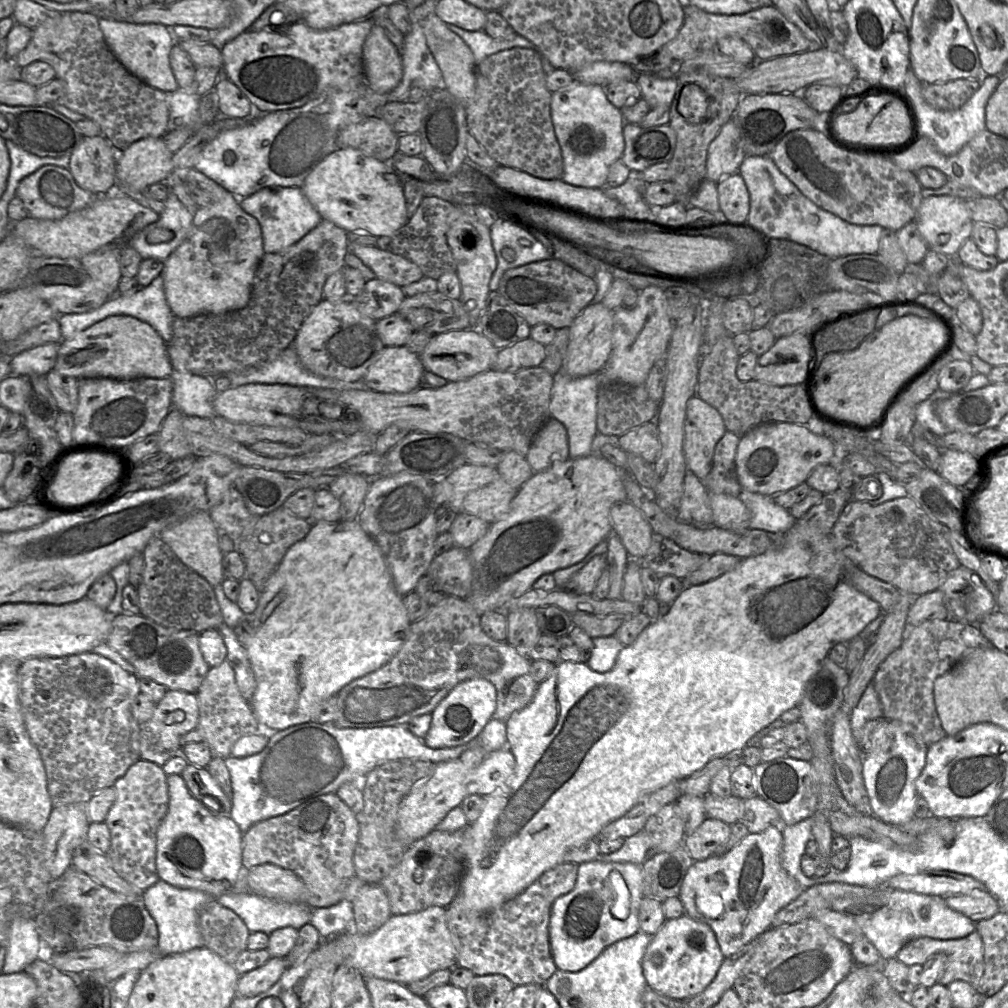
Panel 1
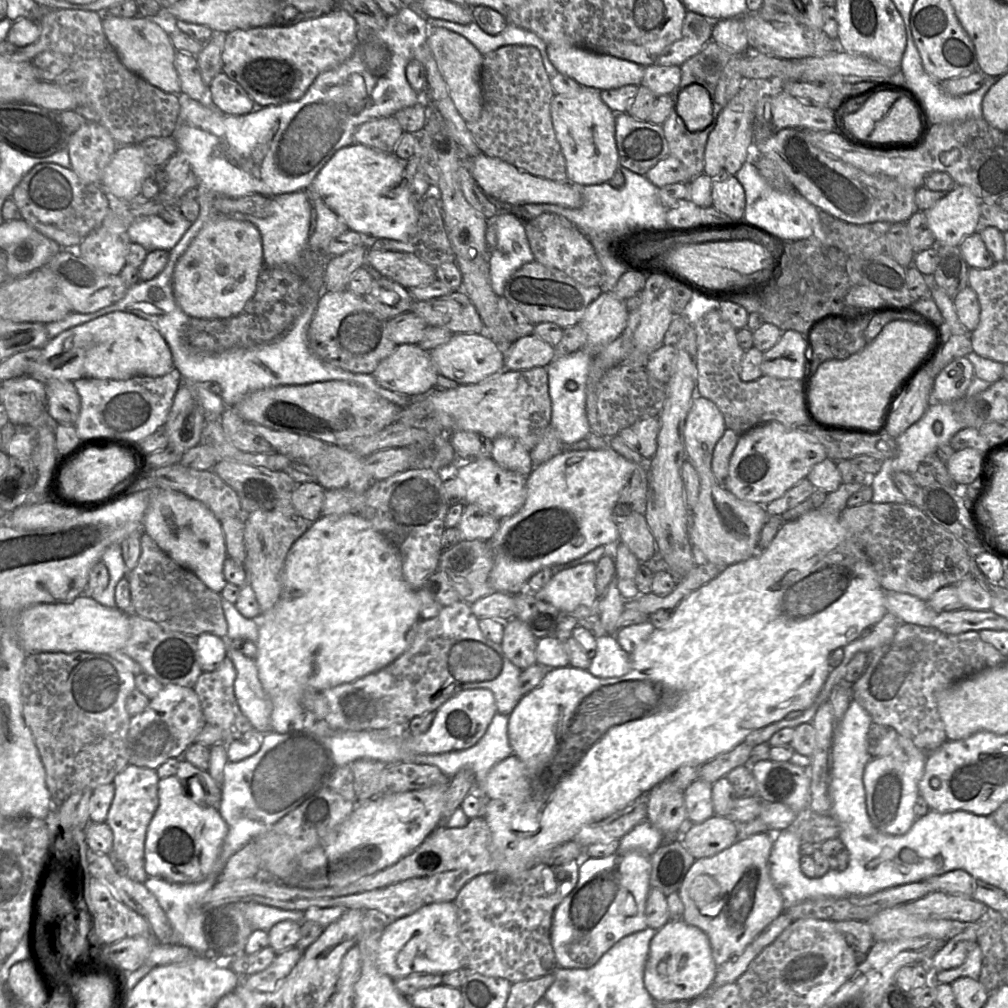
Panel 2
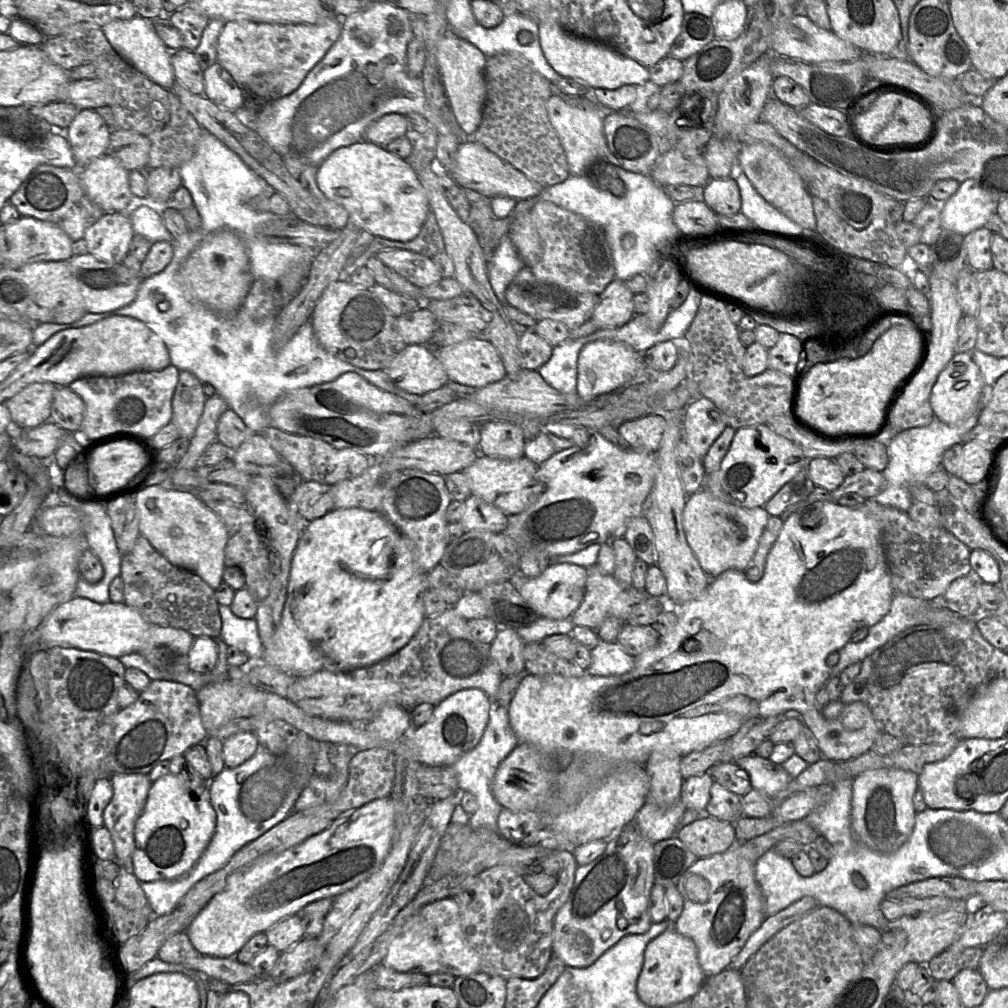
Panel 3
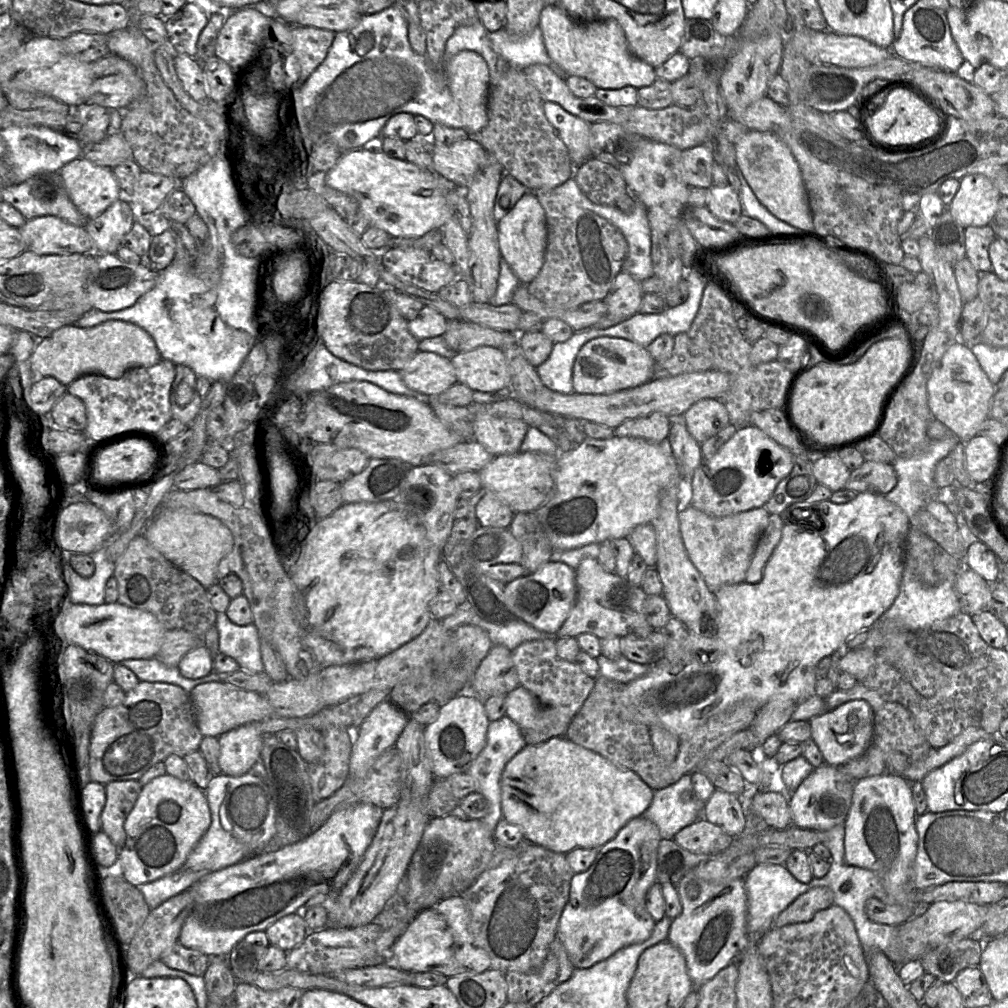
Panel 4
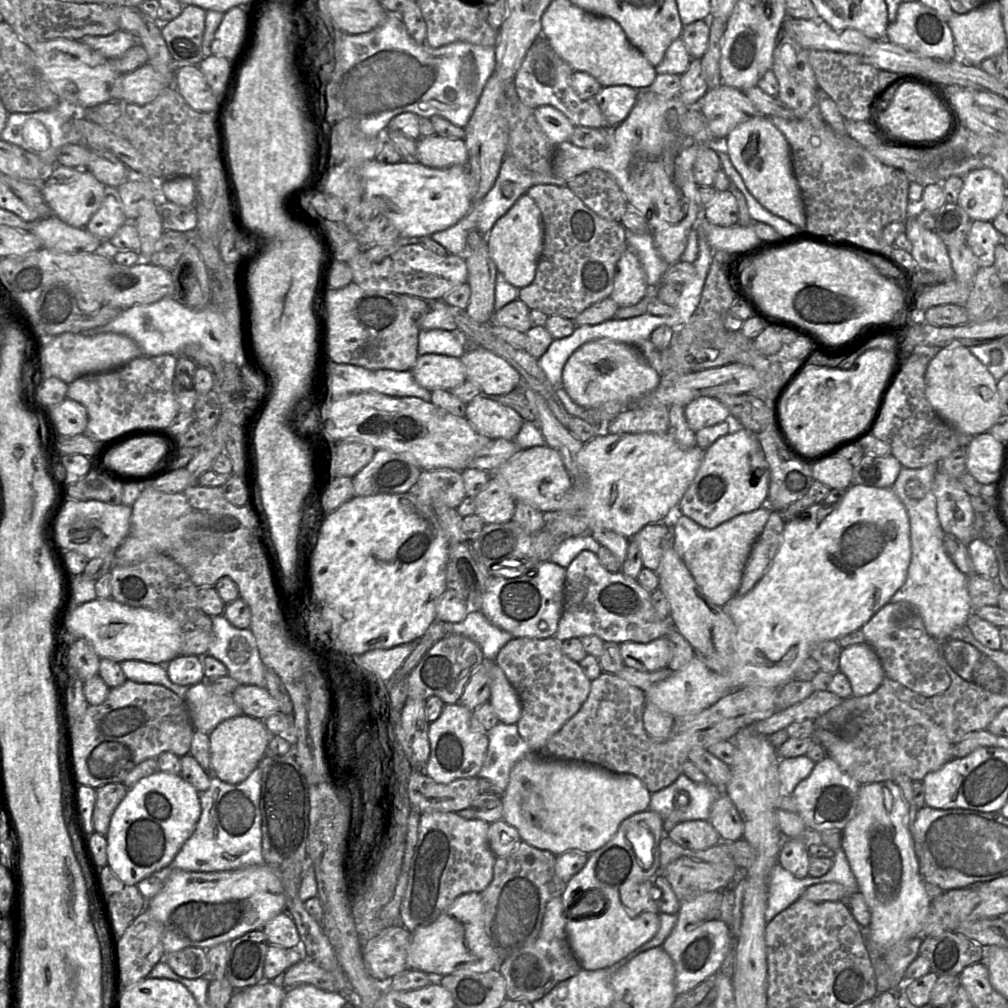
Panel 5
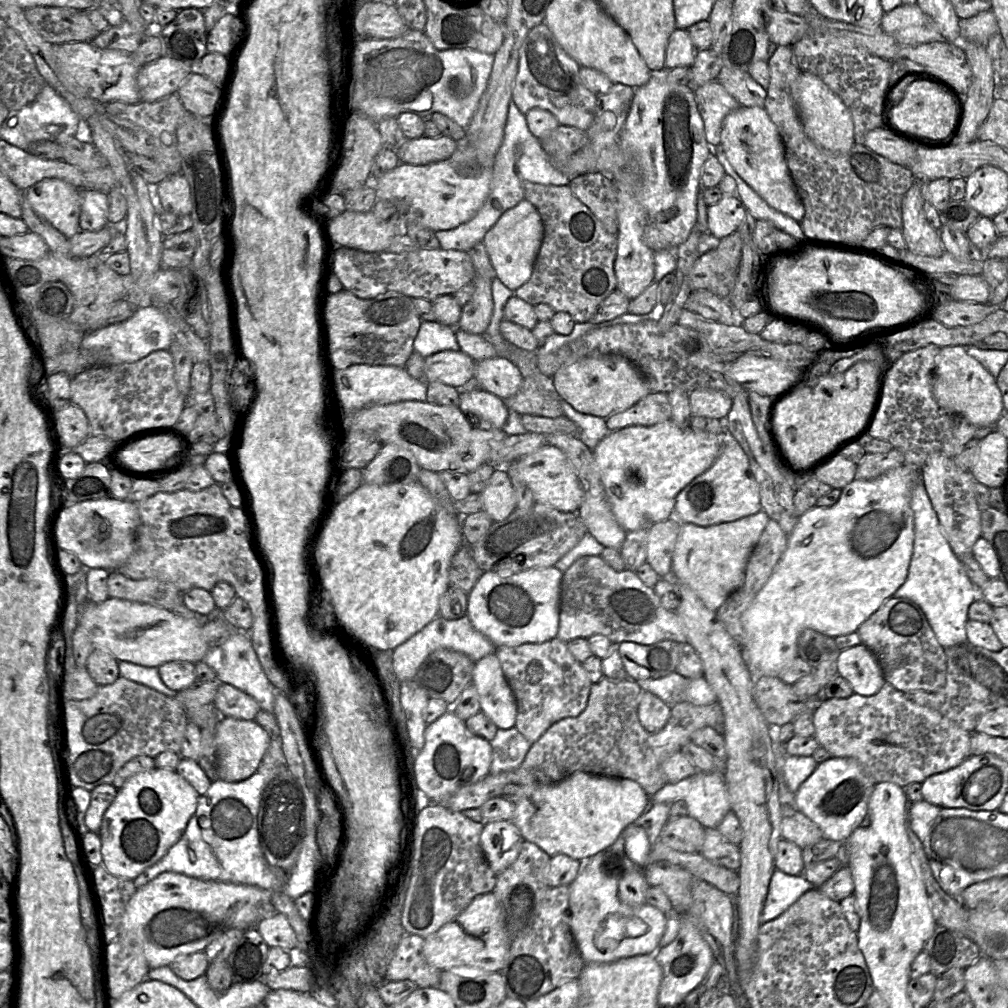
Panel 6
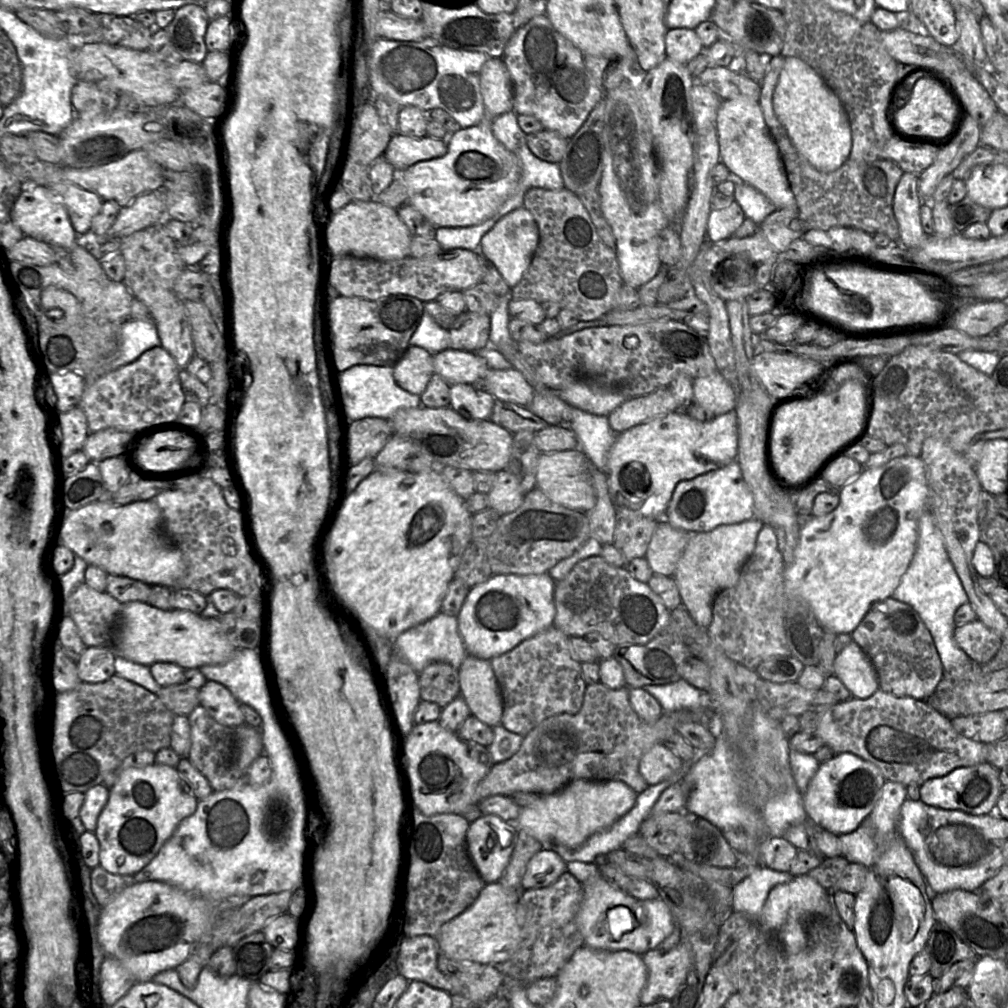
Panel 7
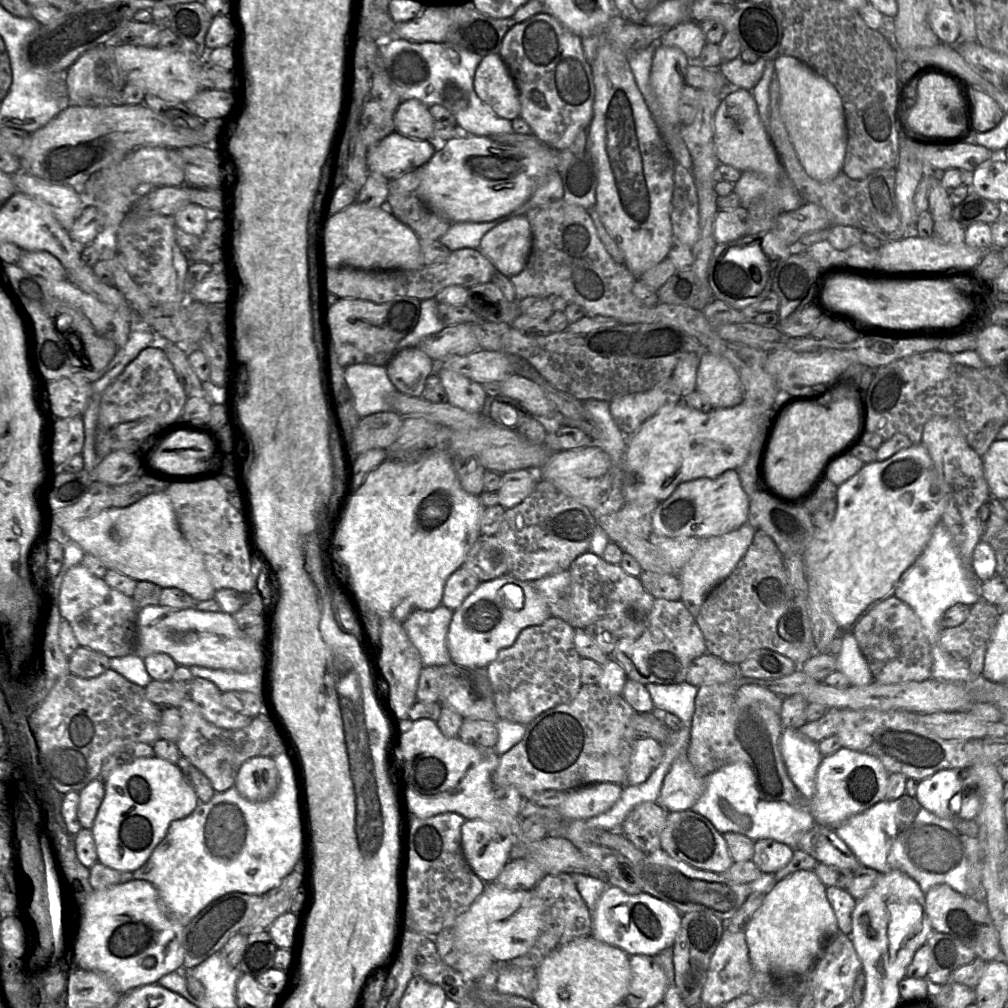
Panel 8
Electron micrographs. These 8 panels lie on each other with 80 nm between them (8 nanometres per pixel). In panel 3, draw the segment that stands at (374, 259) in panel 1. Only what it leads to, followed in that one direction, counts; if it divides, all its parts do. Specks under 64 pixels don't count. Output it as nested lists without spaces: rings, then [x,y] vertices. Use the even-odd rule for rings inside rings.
[[[393,249],[383,250],[376,256],[388,268],[420,288],[428,287],[443,279],[433,259],[422,254]]]

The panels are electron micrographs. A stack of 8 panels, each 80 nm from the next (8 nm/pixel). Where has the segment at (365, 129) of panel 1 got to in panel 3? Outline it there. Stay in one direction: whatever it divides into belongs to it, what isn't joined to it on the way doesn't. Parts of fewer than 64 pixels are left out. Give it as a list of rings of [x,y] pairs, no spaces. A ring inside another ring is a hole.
[[[392,113],[372,123],[366,129],[364,141],[386,147],[393,140],[406,135],[410,135],[406,116]]]

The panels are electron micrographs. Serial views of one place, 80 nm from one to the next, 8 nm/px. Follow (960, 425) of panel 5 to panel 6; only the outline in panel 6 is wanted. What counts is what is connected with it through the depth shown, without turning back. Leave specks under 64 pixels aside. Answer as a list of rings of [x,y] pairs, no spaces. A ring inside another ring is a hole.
[[[963,346],[941,348],[933,372],[933,394],[943,410],[963,417],[977,427],[994,426],[1004,413],[995,377],[979,361],[968,355]]]

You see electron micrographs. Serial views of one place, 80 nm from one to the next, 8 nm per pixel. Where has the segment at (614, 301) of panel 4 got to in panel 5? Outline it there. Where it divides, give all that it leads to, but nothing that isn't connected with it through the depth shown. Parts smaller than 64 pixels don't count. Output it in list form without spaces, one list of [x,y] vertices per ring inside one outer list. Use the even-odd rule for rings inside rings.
[[[628,247],[617,262],[610,297],[619,307],[624,307],[637,304],[647,293],[644,269],[636,253]]]

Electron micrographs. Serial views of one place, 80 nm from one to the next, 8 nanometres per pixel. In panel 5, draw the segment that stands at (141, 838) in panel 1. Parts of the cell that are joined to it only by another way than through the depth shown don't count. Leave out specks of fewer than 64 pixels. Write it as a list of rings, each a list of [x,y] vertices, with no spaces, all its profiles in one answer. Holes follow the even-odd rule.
[[[111,783],[96,789],[96,803],[93,810],[94,832],[106,836],[113,813],[125,798],[129,788],[123,783]]]

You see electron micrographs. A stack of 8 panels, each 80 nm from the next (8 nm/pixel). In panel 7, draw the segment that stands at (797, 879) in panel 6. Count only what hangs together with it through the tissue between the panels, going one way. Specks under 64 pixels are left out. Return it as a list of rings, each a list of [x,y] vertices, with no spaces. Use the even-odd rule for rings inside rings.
[[[761,865],[753,867],[752,873],[734,887],[733,909],[734,912],[746,914],[757,924],[769,892],[794,877],[788,872],[774,871]]]

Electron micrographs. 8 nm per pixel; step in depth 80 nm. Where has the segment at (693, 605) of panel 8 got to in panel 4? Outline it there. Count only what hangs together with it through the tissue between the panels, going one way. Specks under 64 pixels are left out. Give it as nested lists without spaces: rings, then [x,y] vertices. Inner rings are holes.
[[[692,505],[679,512],[680,533],[688,557],[711,591],[744,581],[757,541],[768,525],[769,516],[765,506],[724,517],[709,515]]]

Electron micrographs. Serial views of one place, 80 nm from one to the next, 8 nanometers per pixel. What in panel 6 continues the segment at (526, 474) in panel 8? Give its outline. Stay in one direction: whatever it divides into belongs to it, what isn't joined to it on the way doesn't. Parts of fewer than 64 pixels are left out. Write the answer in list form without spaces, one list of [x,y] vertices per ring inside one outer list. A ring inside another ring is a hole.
[[[496,468],[487,486],[480,493],[482,510],[494,522],[509,517],[517,508],[517,497],[511,478],[505,468]]]

